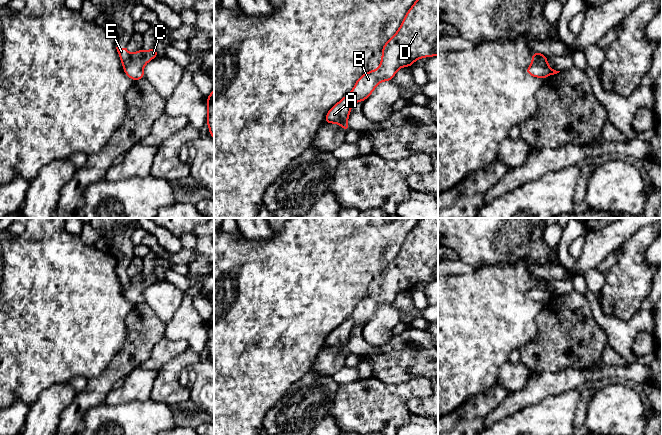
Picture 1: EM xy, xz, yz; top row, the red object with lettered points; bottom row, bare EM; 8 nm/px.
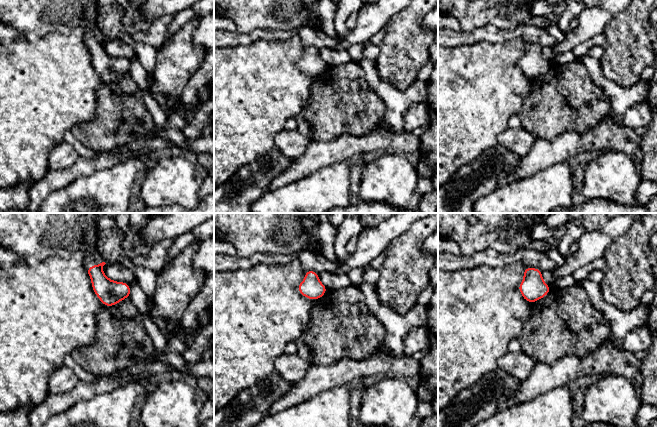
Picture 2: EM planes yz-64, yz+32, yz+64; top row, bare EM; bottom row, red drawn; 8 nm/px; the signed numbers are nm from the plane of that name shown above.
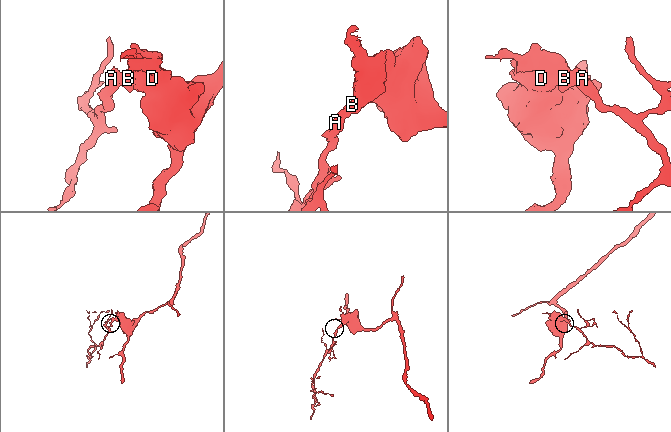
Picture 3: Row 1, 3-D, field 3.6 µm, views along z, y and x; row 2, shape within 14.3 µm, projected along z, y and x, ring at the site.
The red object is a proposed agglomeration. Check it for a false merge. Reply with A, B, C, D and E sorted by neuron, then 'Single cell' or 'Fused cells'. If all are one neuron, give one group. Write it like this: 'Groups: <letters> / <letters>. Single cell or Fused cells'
Groups: A E / B C D. Fused cells

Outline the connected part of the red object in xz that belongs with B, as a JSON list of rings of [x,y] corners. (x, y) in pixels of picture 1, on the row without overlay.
[[[420,218],[406,237],[399,253],[382,271],[380,290],[359,301],[351,318],[355,326],[365,325],[383,305],[392,305],[402,291],[411,291],[417,284],[438,279],[438,218]]]

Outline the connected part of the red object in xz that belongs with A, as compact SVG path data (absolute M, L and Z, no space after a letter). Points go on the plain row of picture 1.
M351 317L343 321L327 336L325 347L337 347L348 356L350 354L348 341L354 327L355 323Z

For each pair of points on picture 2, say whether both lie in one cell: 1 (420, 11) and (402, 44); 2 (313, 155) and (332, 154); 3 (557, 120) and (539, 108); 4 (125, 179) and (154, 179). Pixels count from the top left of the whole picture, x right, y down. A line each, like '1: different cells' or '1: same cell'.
1: same cell
2: same cell
3: same cell
4: different cells

